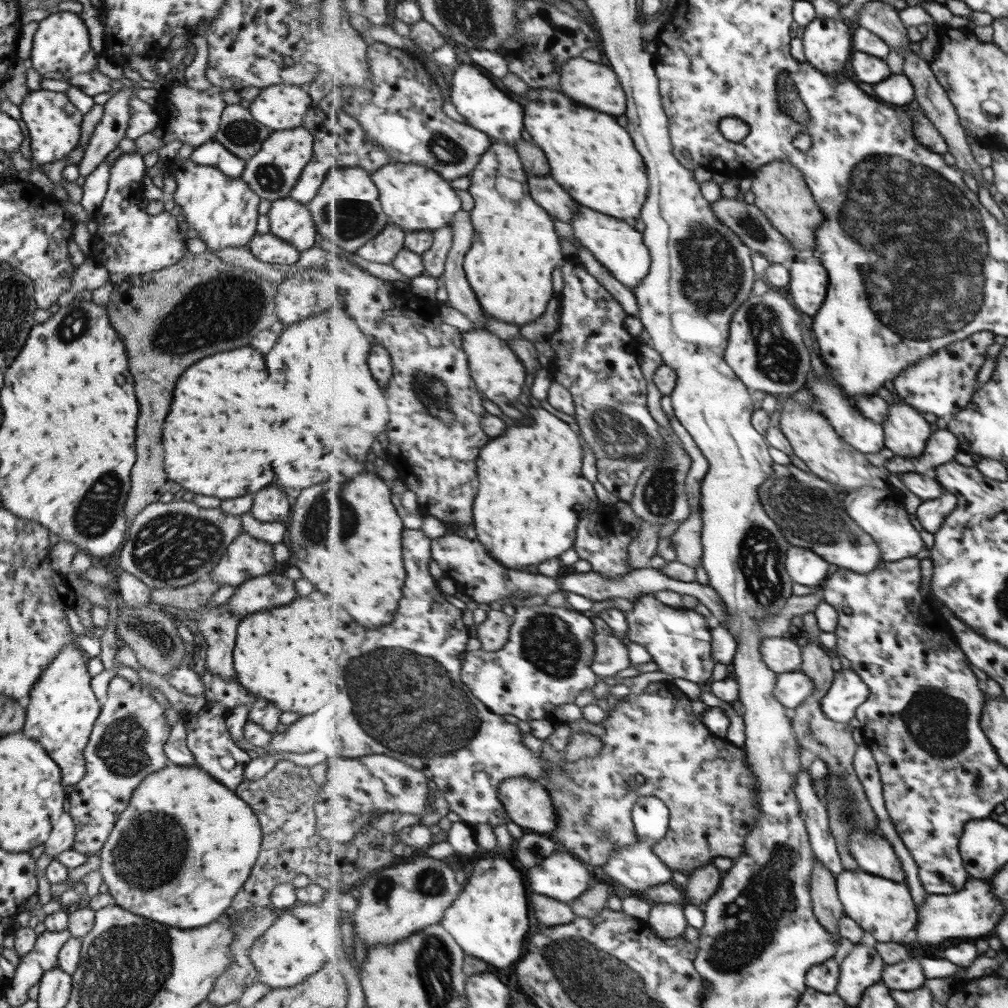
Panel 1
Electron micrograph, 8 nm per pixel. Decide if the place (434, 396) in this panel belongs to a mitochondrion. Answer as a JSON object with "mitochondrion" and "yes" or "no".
{"mitochondrion":"yes"}

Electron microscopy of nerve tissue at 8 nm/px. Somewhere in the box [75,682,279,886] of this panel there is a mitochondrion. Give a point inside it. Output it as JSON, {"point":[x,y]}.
{"point":[123,748]}

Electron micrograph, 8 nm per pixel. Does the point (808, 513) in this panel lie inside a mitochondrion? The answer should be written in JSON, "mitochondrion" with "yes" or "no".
{"mitochondrion":"yes"}

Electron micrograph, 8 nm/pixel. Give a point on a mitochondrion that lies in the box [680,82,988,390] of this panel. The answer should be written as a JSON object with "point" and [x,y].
{"point":[777,357]}

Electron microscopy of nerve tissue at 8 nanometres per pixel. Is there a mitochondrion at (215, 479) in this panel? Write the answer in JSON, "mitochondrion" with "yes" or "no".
{"mitochondrion":"no"}

